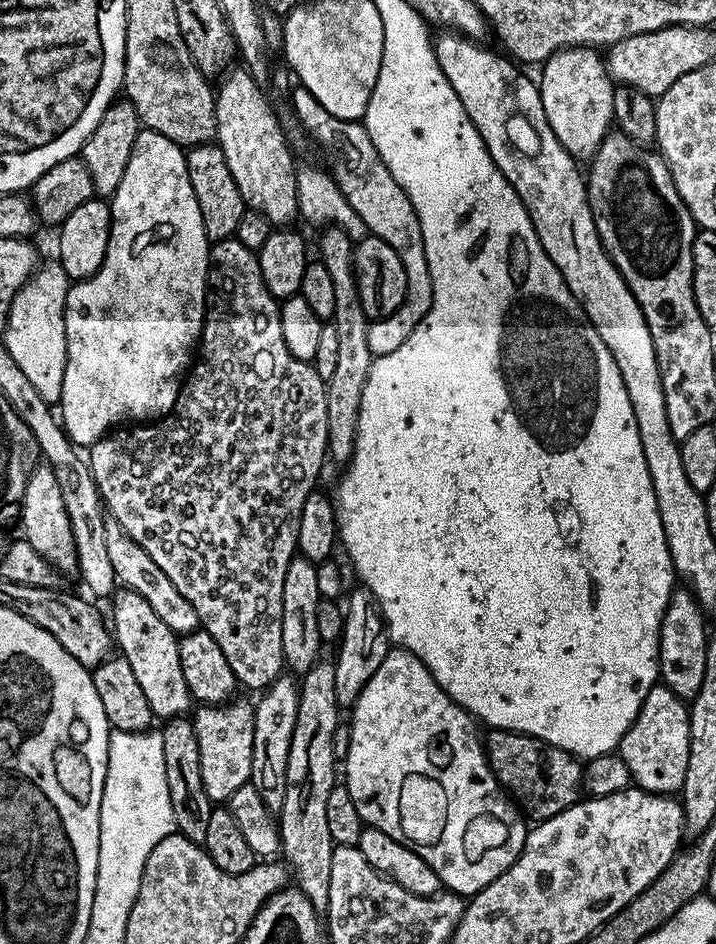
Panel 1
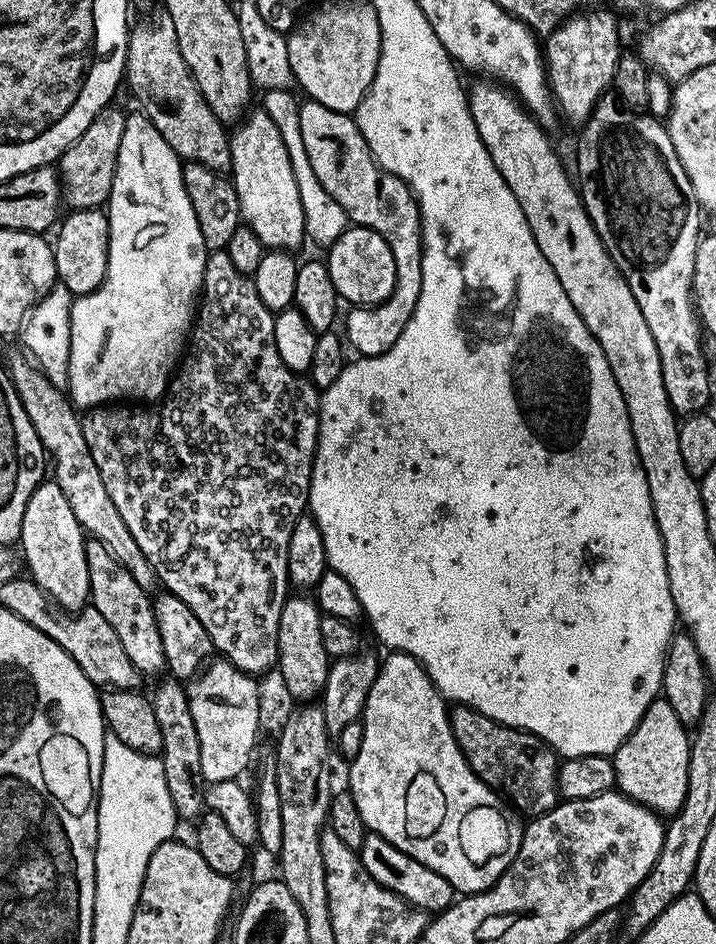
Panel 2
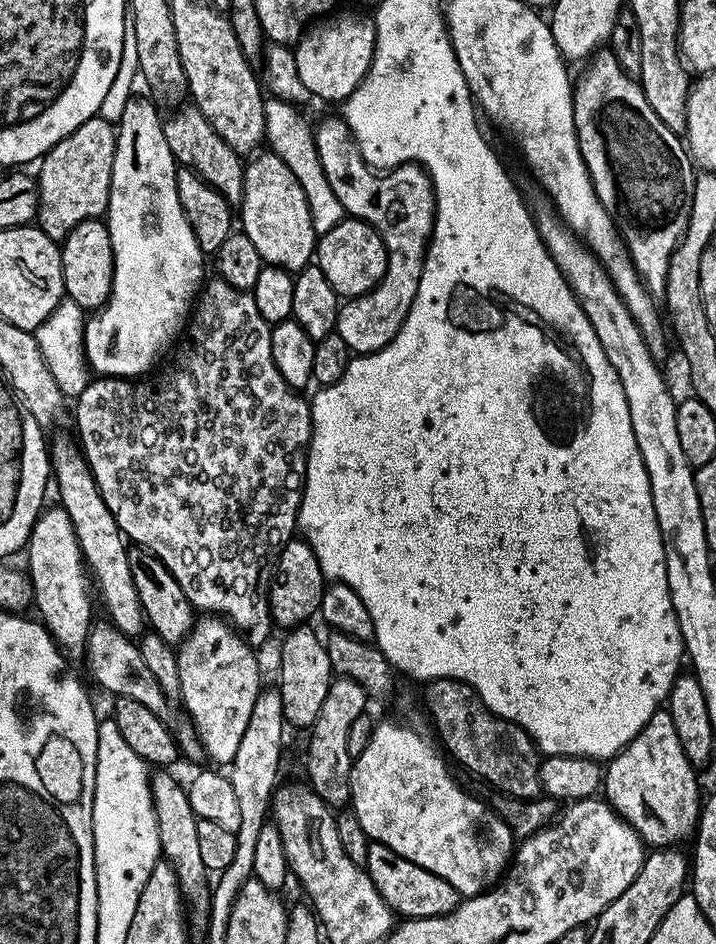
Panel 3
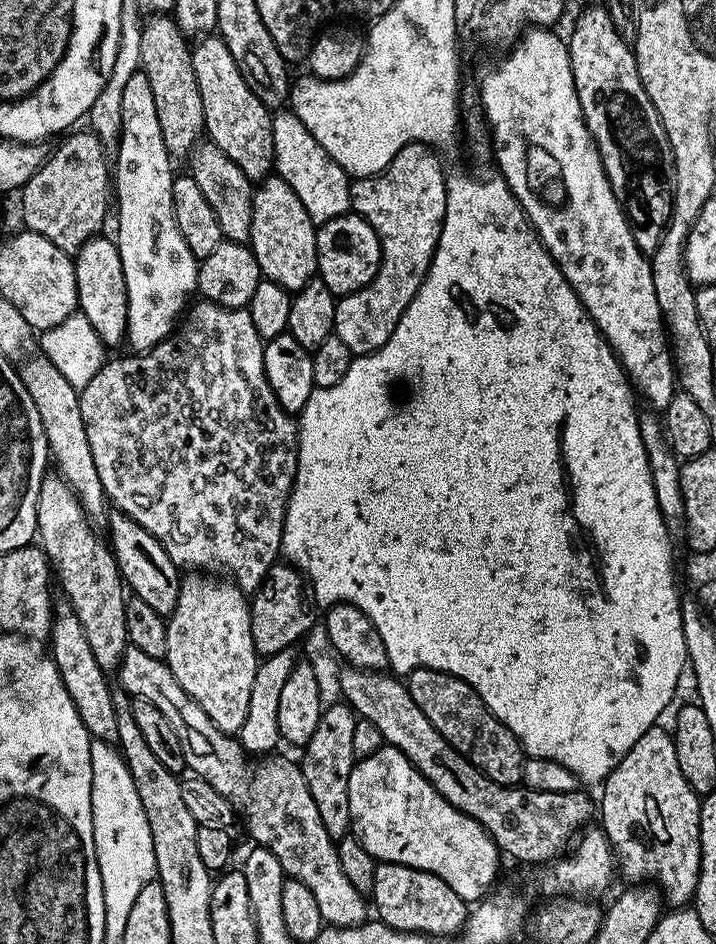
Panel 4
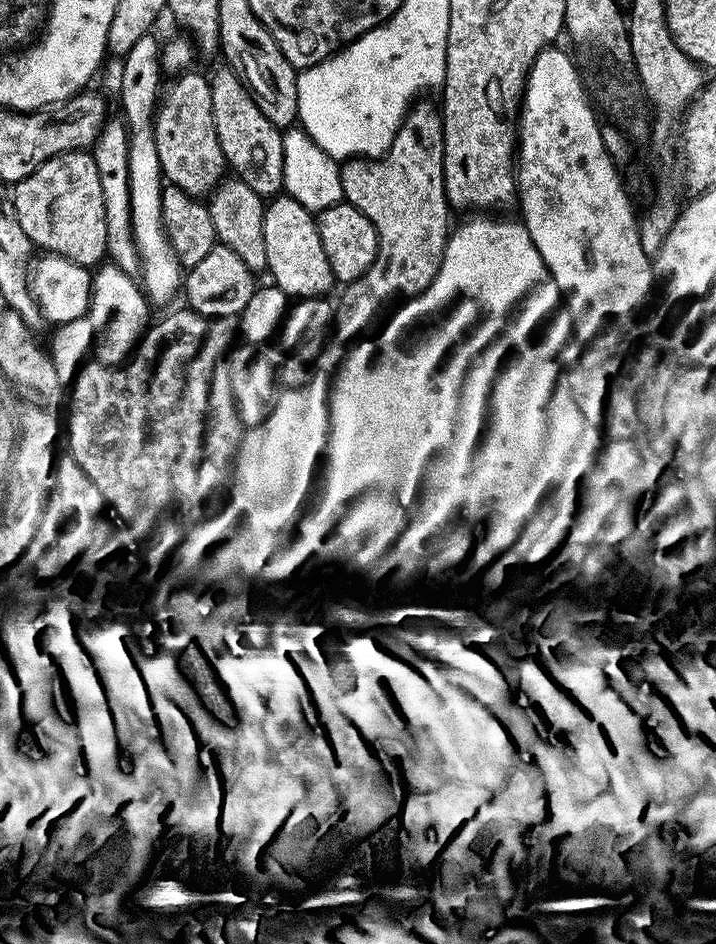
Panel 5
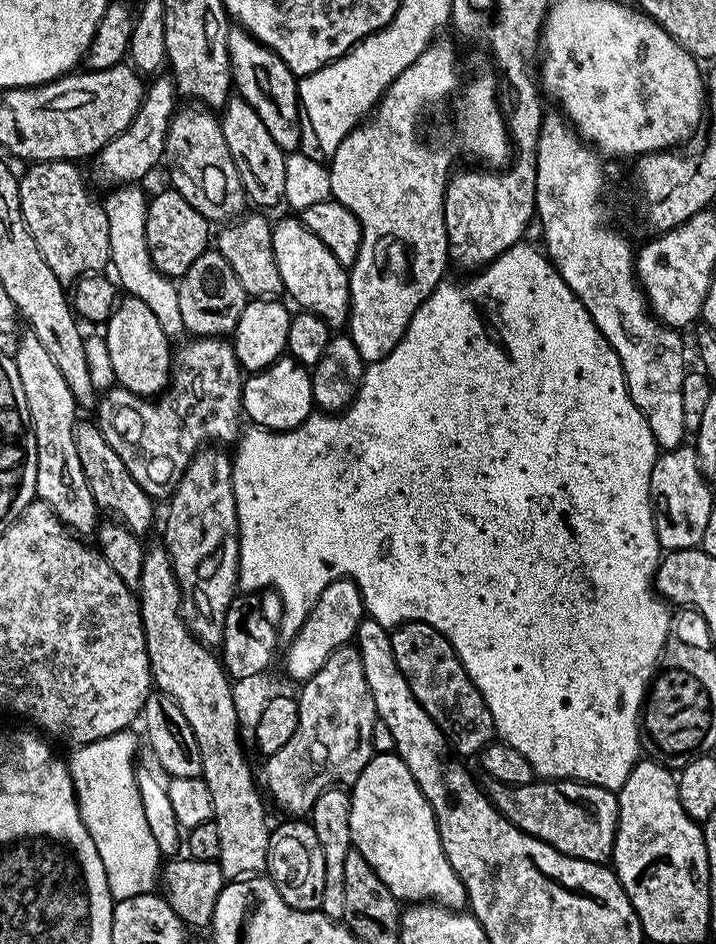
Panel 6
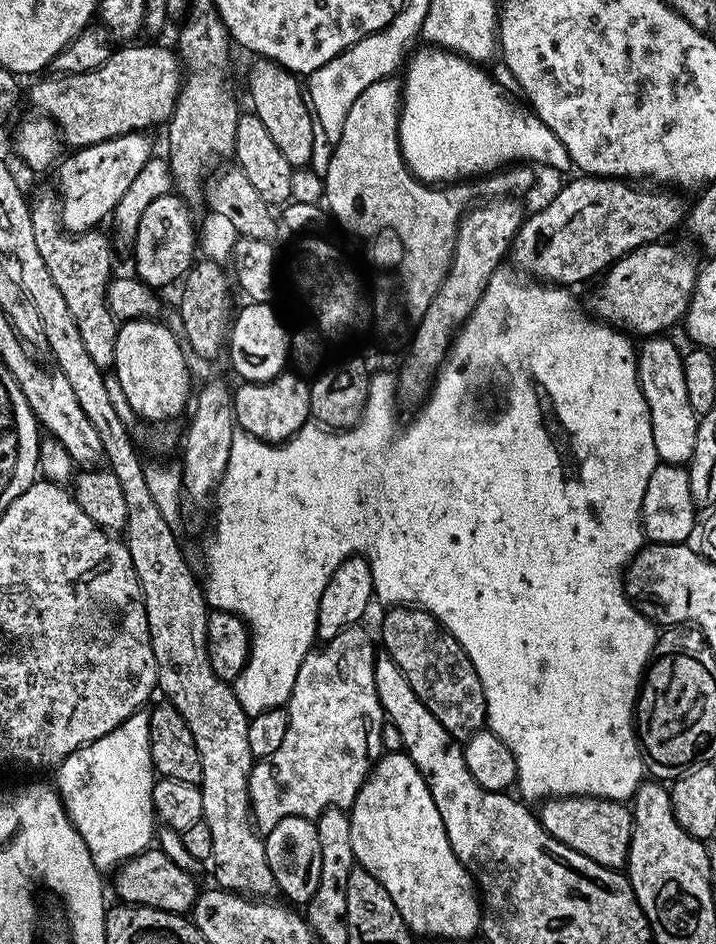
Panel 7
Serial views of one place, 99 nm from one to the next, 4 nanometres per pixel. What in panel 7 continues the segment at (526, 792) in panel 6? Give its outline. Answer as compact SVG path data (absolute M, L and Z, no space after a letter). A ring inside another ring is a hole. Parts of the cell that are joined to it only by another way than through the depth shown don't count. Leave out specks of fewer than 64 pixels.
M601 796L549 798L539 805L538 819L553 838L570 850L578 850L578 854L586 854L590 862L617 870L627 865L632 837L632 810L627 803L603 800Z

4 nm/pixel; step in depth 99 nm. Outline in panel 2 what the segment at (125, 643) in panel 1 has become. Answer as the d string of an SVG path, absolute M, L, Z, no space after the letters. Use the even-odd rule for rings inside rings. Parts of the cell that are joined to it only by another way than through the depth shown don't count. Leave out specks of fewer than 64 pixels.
M88 538L85 539L84 545L86 546L86 566L90 570L91 607L96 608L98 614L102 614L102 618L106 618L106 622L110 622L114 634L118 634L118 642L122 642L122 647L126 649L130 662L134 662L141 677L156 676L160 671L163 673L166 667L162 639L158 623L155 621L153 597L150 595L149 589L138 586L138 582L134 582L134 577L130 575L130 570L126 570L126 566L122 566L122 562L118 562L114 558L114 554L110 554L110 550L106 550L106 546L102 546L102 542Z

